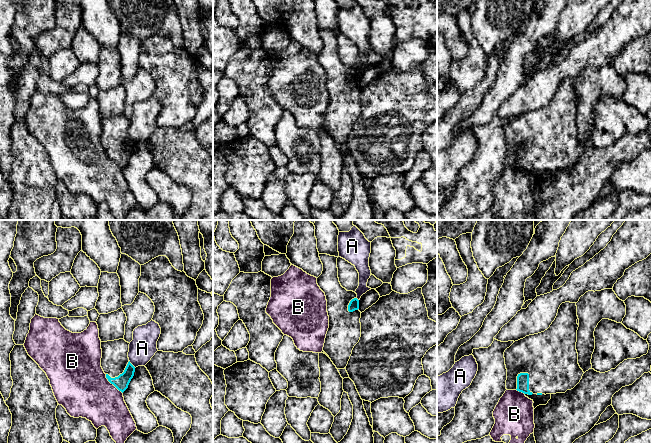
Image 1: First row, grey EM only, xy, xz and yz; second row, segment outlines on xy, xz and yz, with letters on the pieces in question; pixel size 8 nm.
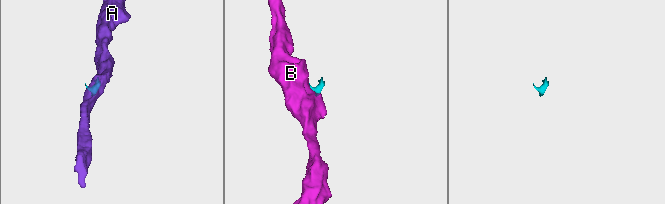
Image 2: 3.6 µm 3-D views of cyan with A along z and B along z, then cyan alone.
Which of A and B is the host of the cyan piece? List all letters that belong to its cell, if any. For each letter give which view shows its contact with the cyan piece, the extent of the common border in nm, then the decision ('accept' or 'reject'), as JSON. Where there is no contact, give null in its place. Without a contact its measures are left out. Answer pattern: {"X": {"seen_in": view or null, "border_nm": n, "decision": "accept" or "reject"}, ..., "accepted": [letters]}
{"A": {"seen_in": "xy", "border_nm": 80, "decision": "reject"}, "B": {"seen_in": "xy", "border_nm": 220, "decision": "reject"}, "accepted": []}

